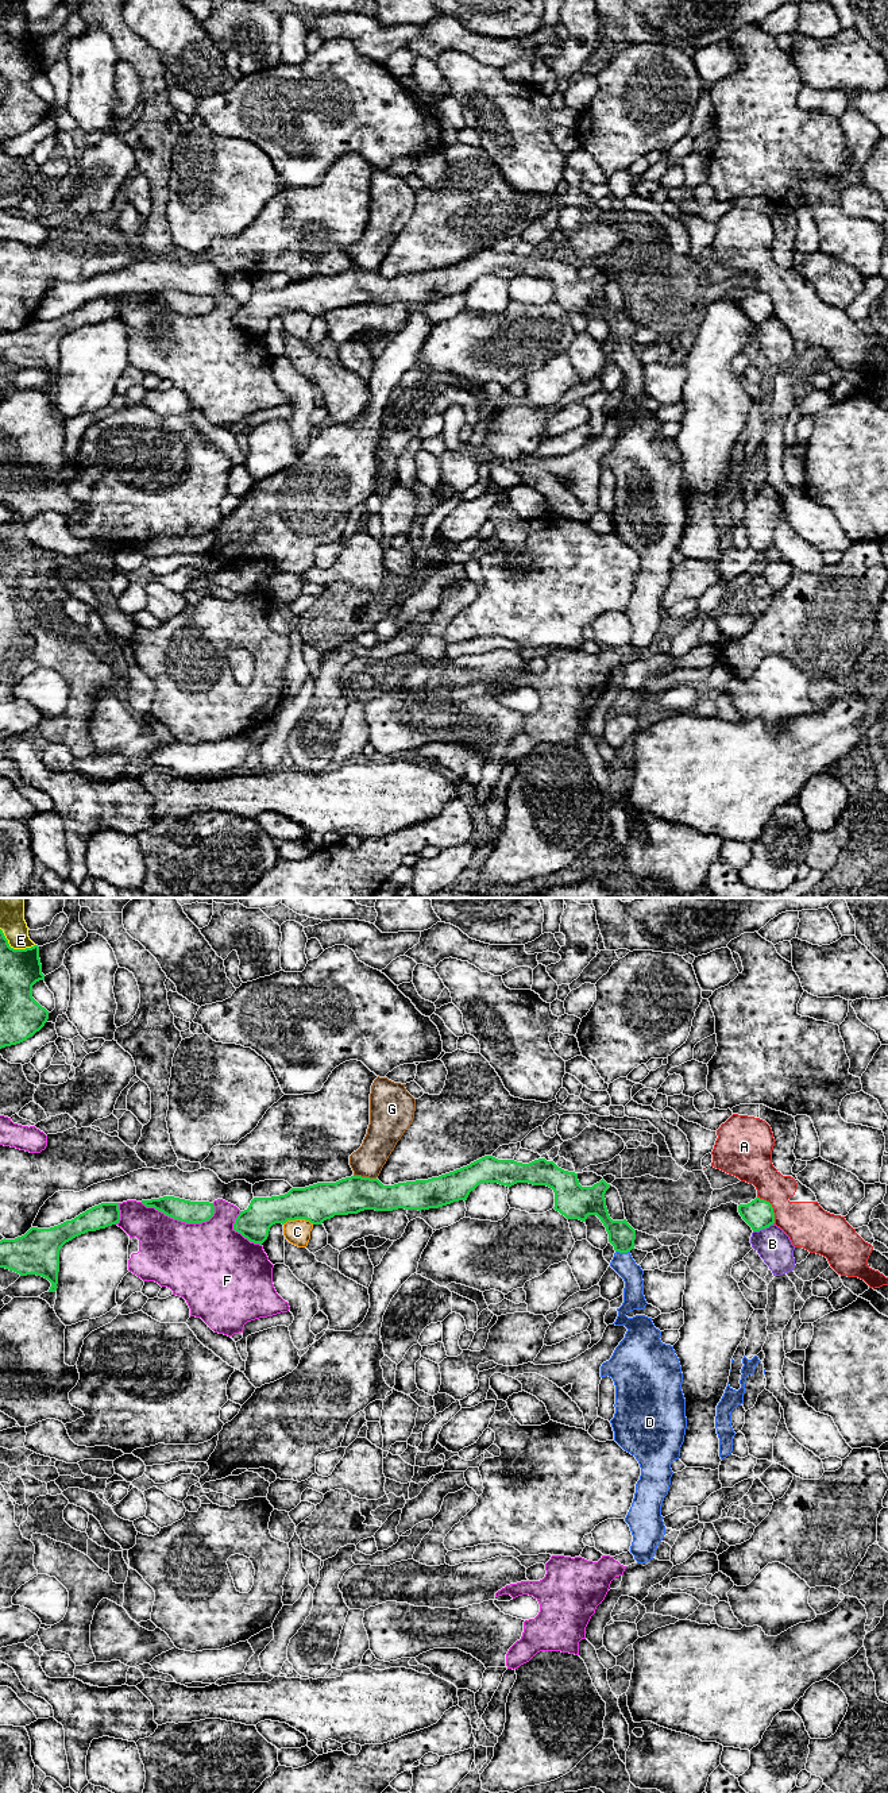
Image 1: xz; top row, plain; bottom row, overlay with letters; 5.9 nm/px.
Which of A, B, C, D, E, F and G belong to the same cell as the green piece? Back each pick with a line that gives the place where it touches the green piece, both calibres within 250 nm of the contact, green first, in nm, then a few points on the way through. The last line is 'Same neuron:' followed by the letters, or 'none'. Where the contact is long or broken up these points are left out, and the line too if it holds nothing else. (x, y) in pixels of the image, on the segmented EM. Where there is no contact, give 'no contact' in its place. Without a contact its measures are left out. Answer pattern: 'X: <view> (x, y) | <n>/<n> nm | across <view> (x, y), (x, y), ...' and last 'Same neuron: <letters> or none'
D: xz (622, 1252) | 160/130 nm | across xz (621, 1234), (622, 1252), (624, 1264)
Same neuron: D

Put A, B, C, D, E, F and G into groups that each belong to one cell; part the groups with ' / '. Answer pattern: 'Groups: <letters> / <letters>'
Groups: A F / B / C / D / E / G

